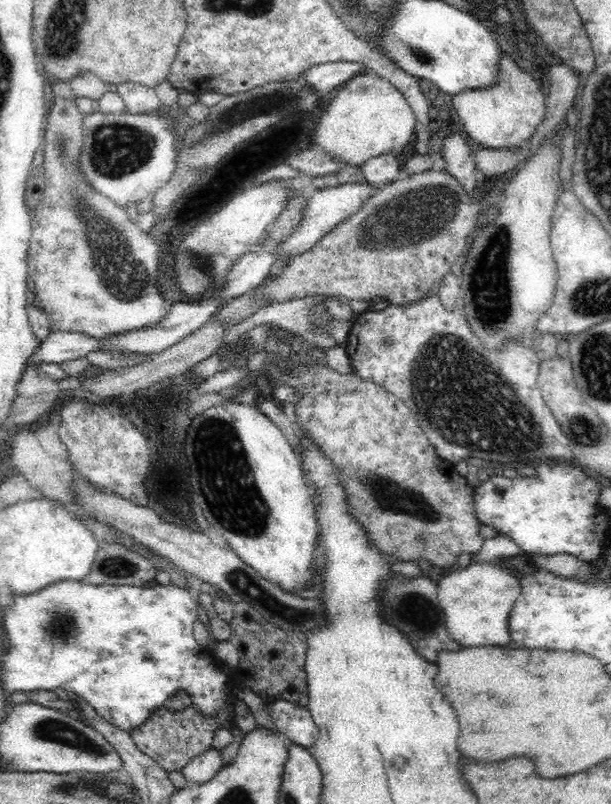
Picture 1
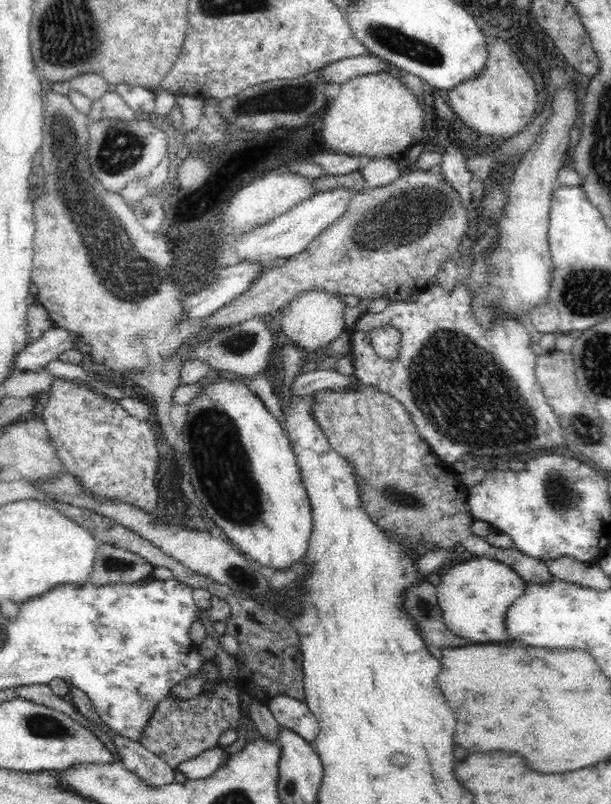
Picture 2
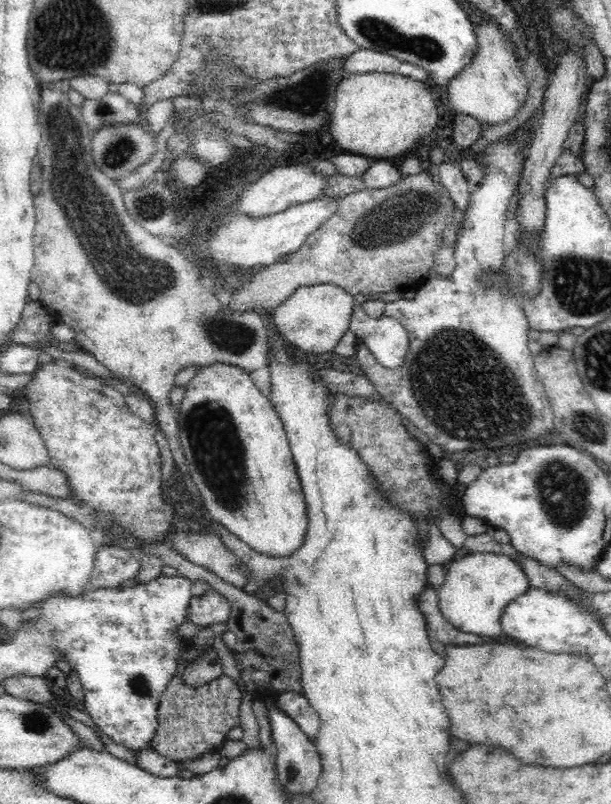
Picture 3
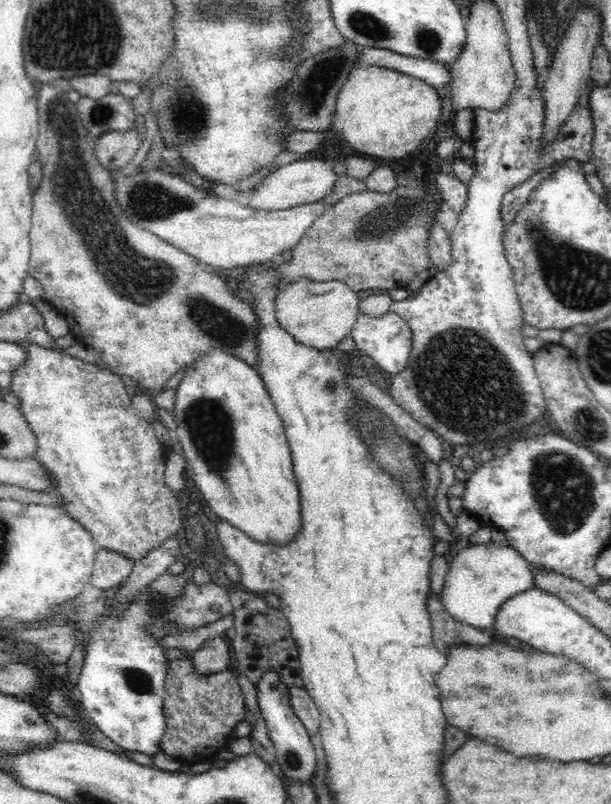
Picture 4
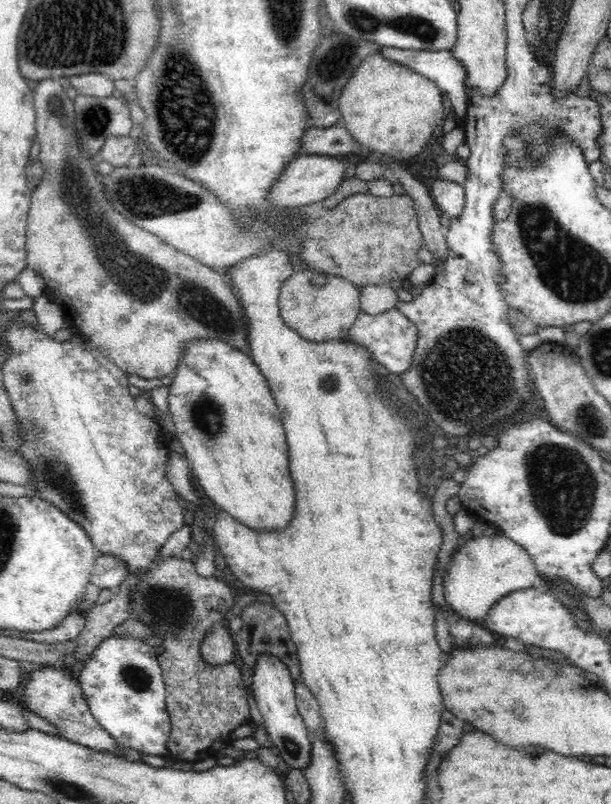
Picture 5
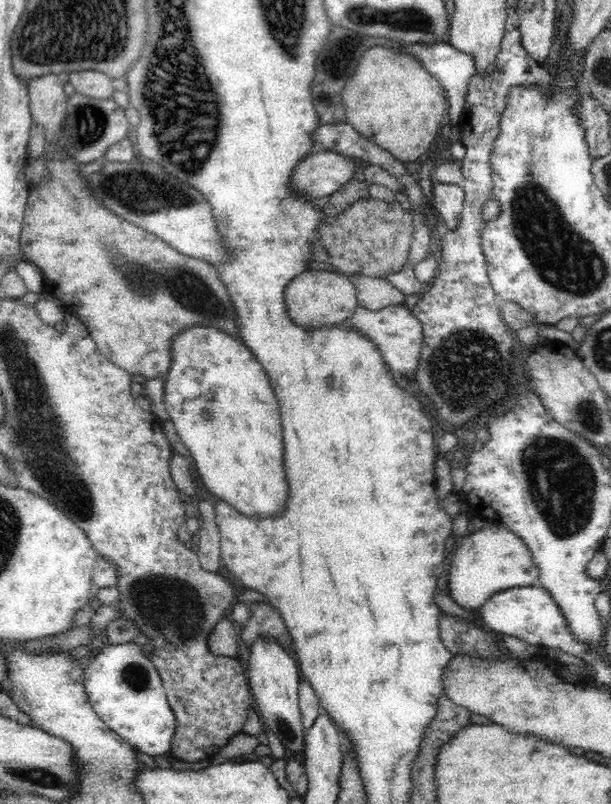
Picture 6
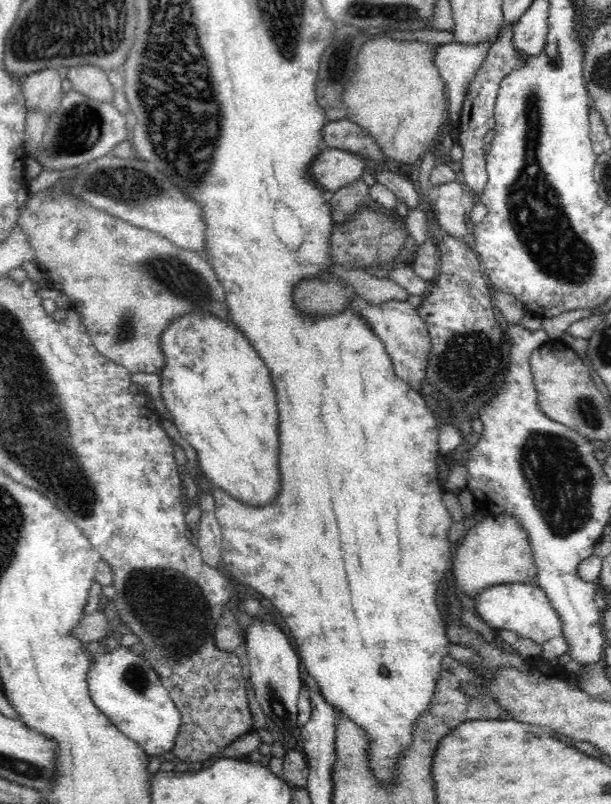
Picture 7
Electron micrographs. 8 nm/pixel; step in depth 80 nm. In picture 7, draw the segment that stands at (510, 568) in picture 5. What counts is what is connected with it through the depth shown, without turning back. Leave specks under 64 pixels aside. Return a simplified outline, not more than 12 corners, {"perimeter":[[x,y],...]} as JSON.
{"perimeter":[[508,514],[475,525],[454,547],[460,594],[536,584],[527,533]]}

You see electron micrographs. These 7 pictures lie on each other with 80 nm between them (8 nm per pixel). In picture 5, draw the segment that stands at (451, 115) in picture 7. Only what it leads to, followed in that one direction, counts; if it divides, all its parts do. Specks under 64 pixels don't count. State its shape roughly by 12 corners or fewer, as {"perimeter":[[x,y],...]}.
{"perimeter":[[379,47],[385,60],[447,92],[459,124],[466,71],[451,53]]}

